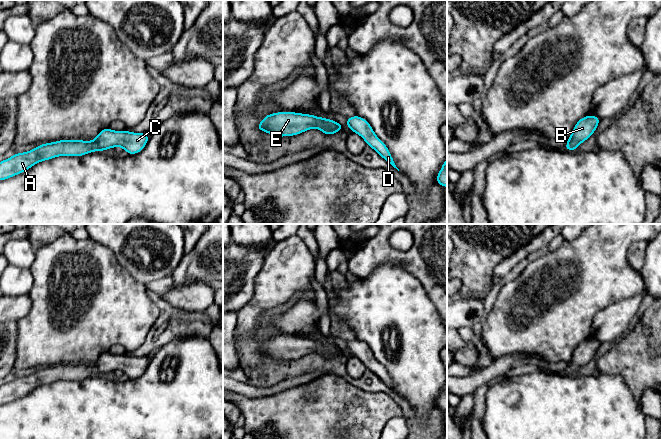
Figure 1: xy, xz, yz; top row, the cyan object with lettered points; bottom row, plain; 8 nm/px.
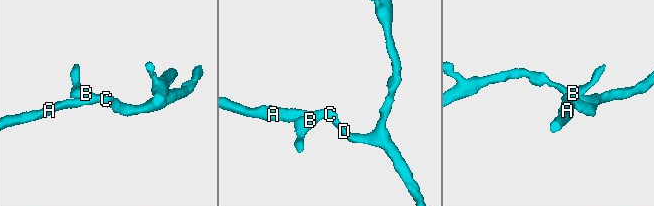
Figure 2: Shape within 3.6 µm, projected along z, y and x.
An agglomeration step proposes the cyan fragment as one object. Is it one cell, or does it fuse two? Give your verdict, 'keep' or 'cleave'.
keep

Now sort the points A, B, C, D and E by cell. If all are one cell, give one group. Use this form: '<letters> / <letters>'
A B C D E

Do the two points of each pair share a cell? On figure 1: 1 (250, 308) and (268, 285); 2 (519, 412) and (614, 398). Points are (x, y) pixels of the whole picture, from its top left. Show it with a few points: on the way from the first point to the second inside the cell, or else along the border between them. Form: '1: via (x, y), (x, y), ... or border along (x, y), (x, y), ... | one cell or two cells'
1: via (256, 302), (267, 291) | one cell
2: via (543, 412), (590, 412) | one cell

